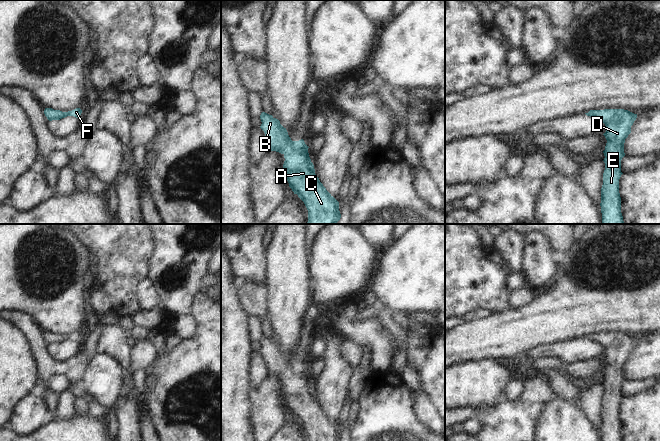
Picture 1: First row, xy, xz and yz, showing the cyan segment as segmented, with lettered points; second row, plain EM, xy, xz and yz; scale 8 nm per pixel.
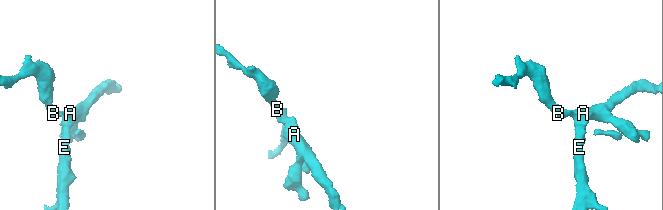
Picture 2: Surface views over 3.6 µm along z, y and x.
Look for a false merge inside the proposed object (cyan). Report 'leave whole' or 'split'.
leave whole

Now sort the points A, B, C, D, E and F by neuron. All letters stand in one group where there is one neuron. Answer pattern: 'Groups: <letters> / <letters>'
Groups: A B C D E F.

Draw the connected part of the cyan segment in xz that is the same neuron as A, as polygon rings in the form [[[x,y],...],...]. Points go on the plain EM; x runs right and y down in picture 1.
[[[262,336],[260,343],[262,346],[260,352],[265,357],[271,375],[276,375],[284,379],[283,392],[289,411],[304,426],[308,434],[308,441],[341,441],[339,426],[326,414],[315,398],[314,389],[308,377],[309,371],[305,368],[304,364],[292,365],[286,352],[272,339]]]

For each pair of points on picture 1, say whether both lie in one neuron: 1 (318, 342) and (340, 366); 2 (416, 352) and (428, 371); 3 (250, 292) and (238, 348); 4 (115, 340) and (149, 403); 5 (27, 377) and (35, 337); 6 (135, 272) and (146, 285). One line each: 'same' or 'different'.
1: different
2: same
3: different
4: different
5: different
6: different

